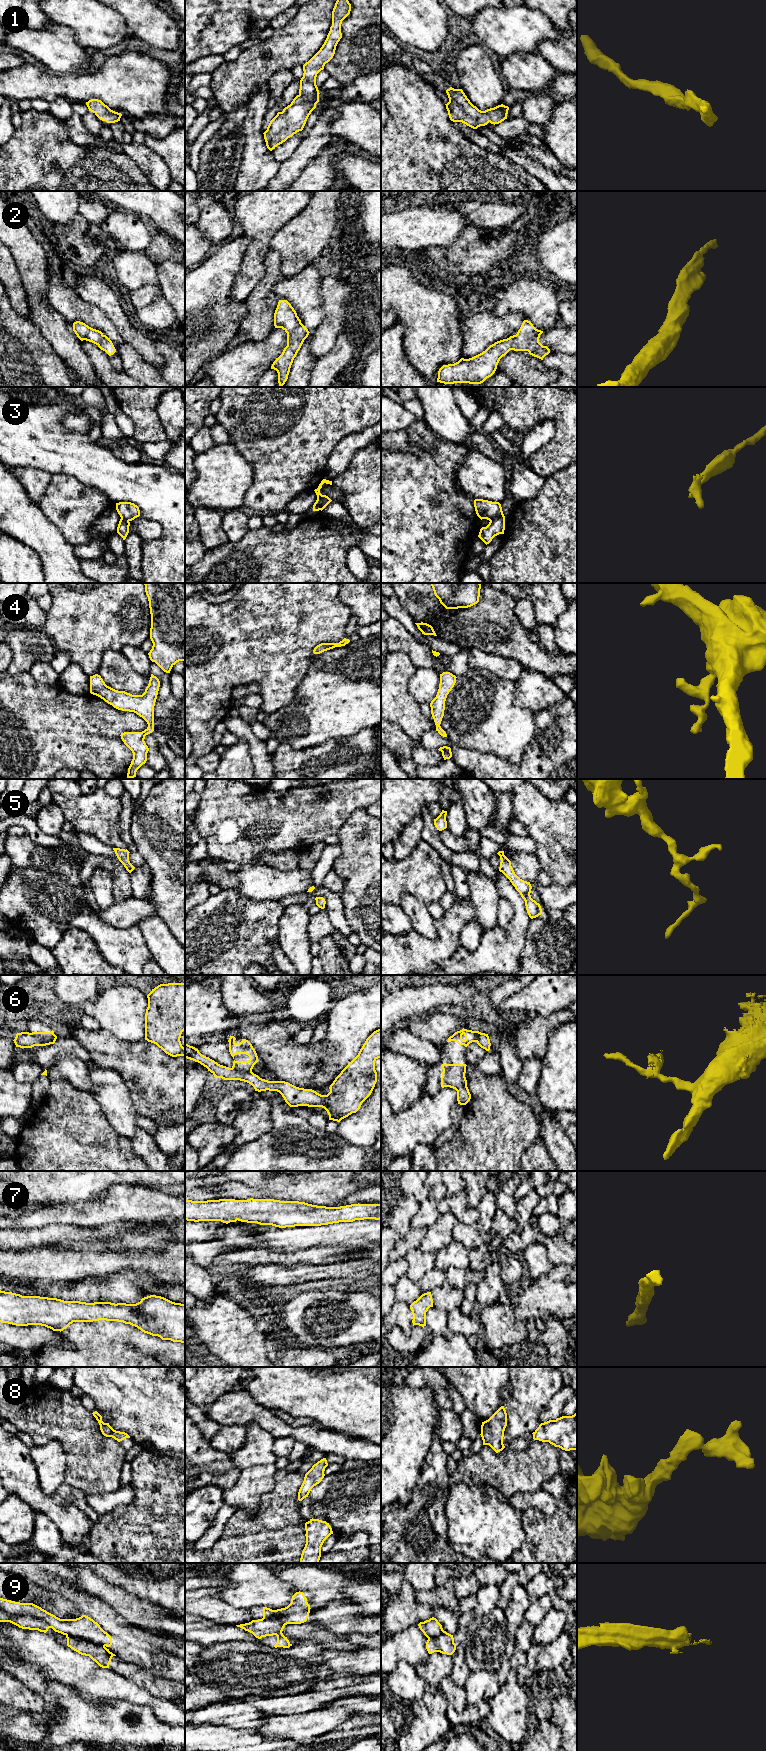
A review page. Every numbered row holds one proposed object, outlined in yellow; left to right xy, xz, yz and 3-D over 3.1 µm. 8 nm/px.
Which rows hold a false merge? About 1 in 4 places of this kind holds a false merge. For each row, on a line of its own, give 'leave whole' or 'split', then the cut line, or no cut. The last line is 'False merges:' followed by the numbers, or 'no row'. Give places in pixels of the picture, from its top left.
1: leave whole; cut none
2: leave whole; cut none
3: split; cut yz (504, 517), (494, 517), (490, 521)
4: leave whole; cut none
5: leave whole; cut none
6: split; cut xy (30, 1033), (42, 1039), (54, 1039), (56, 1037)
7: leave whole; cut none
8: leave whole; cut none
9: split; cut xy (0, 1607), (10, 1614), (32, 1615), (40, 1618), (50, 1627)
False merges: 3, 6, 9

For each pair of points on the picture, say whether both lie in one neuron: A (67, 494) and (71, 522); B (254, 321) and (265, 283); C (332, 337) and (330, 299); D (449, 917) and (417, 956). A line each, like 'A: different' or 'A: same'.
A: same
B: same
C: same
D: same

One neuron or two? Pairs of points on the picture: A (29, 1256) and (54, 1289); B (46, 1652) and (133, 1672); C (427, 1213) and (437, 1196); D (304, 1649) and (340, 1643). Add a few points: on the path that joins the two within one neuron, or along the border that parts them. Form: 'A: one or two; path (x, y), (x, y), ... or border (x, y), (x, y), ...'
A: two; border (74, 1282), (43, 1283)
B: two; border (109, 1667), (129, 1680)
C: one; path (428, 1209), (434, 1200)
D: two; border (311, 1641), (320, 1644)

